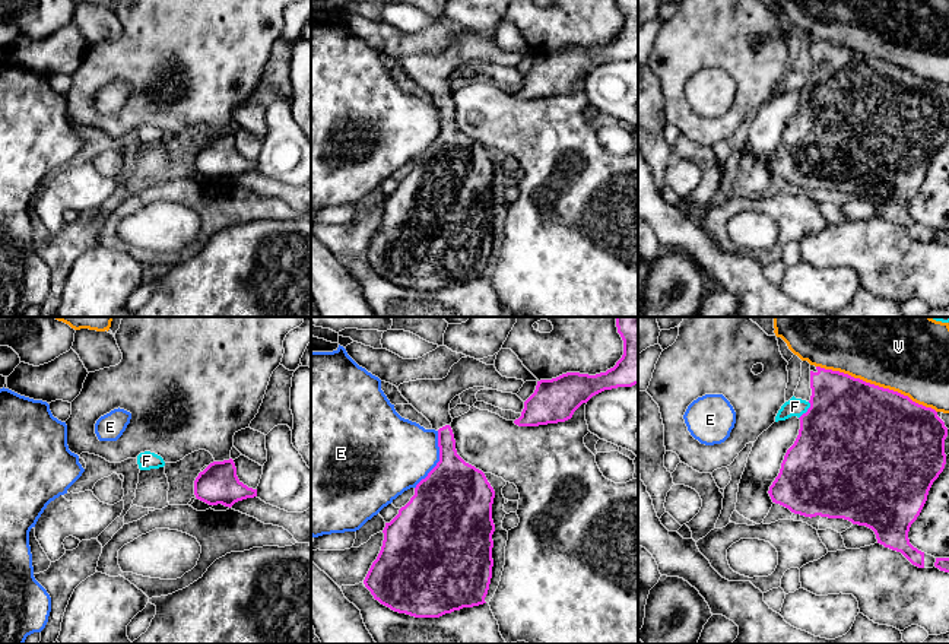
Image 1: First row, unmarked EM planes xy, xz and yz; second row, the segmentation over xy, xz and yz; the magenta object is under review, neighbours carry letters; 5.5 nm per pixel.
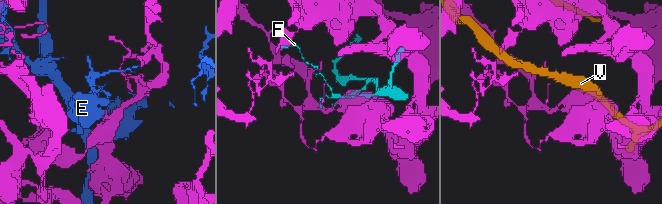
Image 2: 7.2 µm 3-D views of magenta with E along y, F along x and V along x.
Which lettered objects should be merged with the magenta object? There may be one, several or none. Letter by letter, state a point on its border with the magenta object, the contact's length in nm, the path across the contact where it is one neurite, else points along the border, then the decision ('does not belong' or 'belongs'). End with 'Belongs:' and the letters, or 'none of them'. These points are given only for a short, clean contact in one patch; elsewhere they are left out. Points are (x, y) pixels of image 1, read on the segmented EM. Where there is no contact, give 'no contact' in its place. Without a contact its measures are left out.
E: xz (440, 460) | 340 nm | does not belong
F: yz (808, 411) | 110 nm | does not belong
V: yz (876, 386) | 700 nm | does not belong
Belongs: none of them

